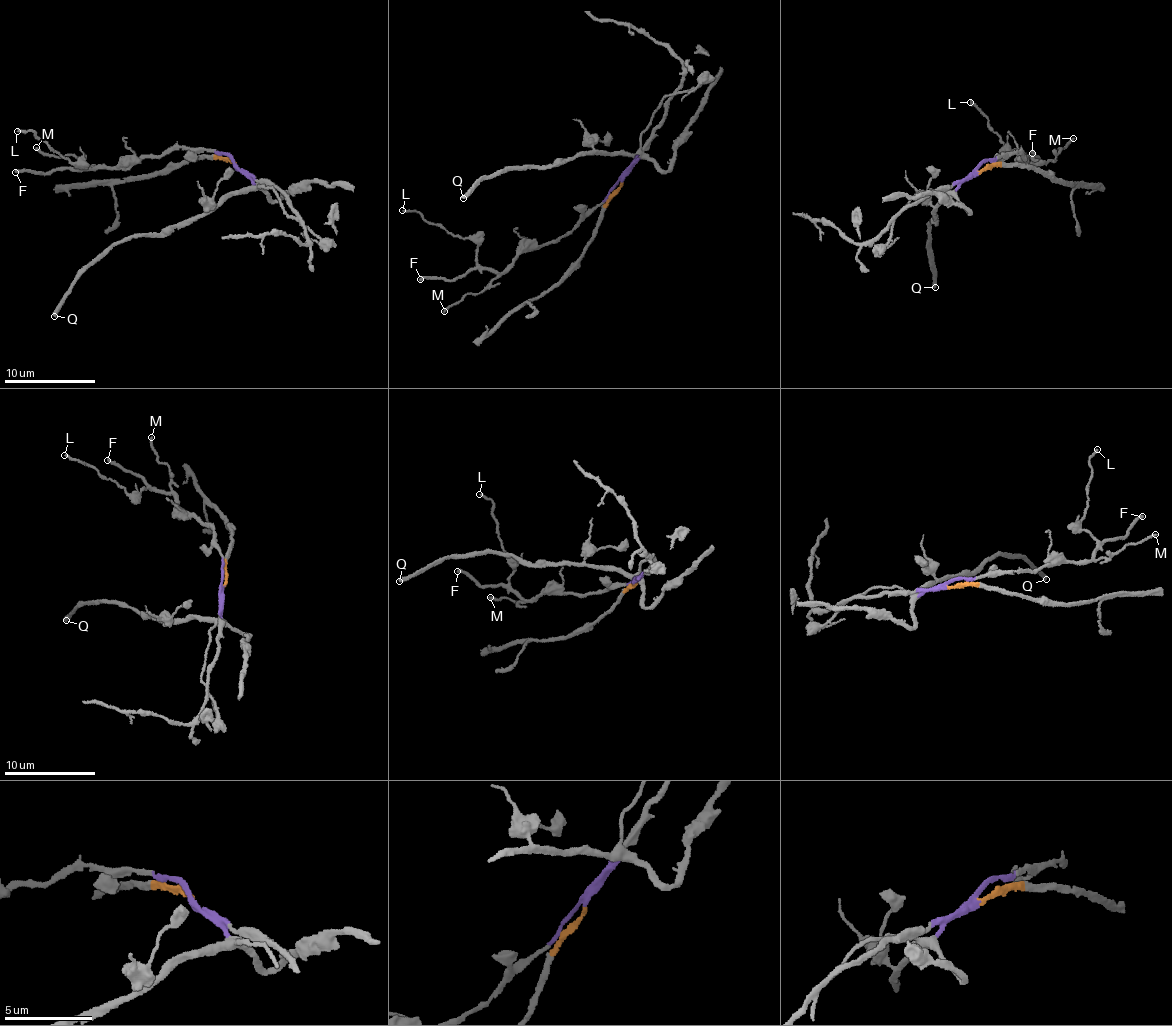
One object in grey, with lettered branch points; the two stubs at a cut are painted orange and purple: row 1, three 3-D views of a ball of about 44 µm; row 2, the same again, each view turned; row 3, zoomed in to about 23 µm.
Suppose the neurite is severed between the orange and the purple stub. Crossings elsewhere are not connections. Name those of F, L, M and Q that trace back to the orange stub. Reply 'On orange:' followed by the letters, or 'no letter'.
On orange: no letter

